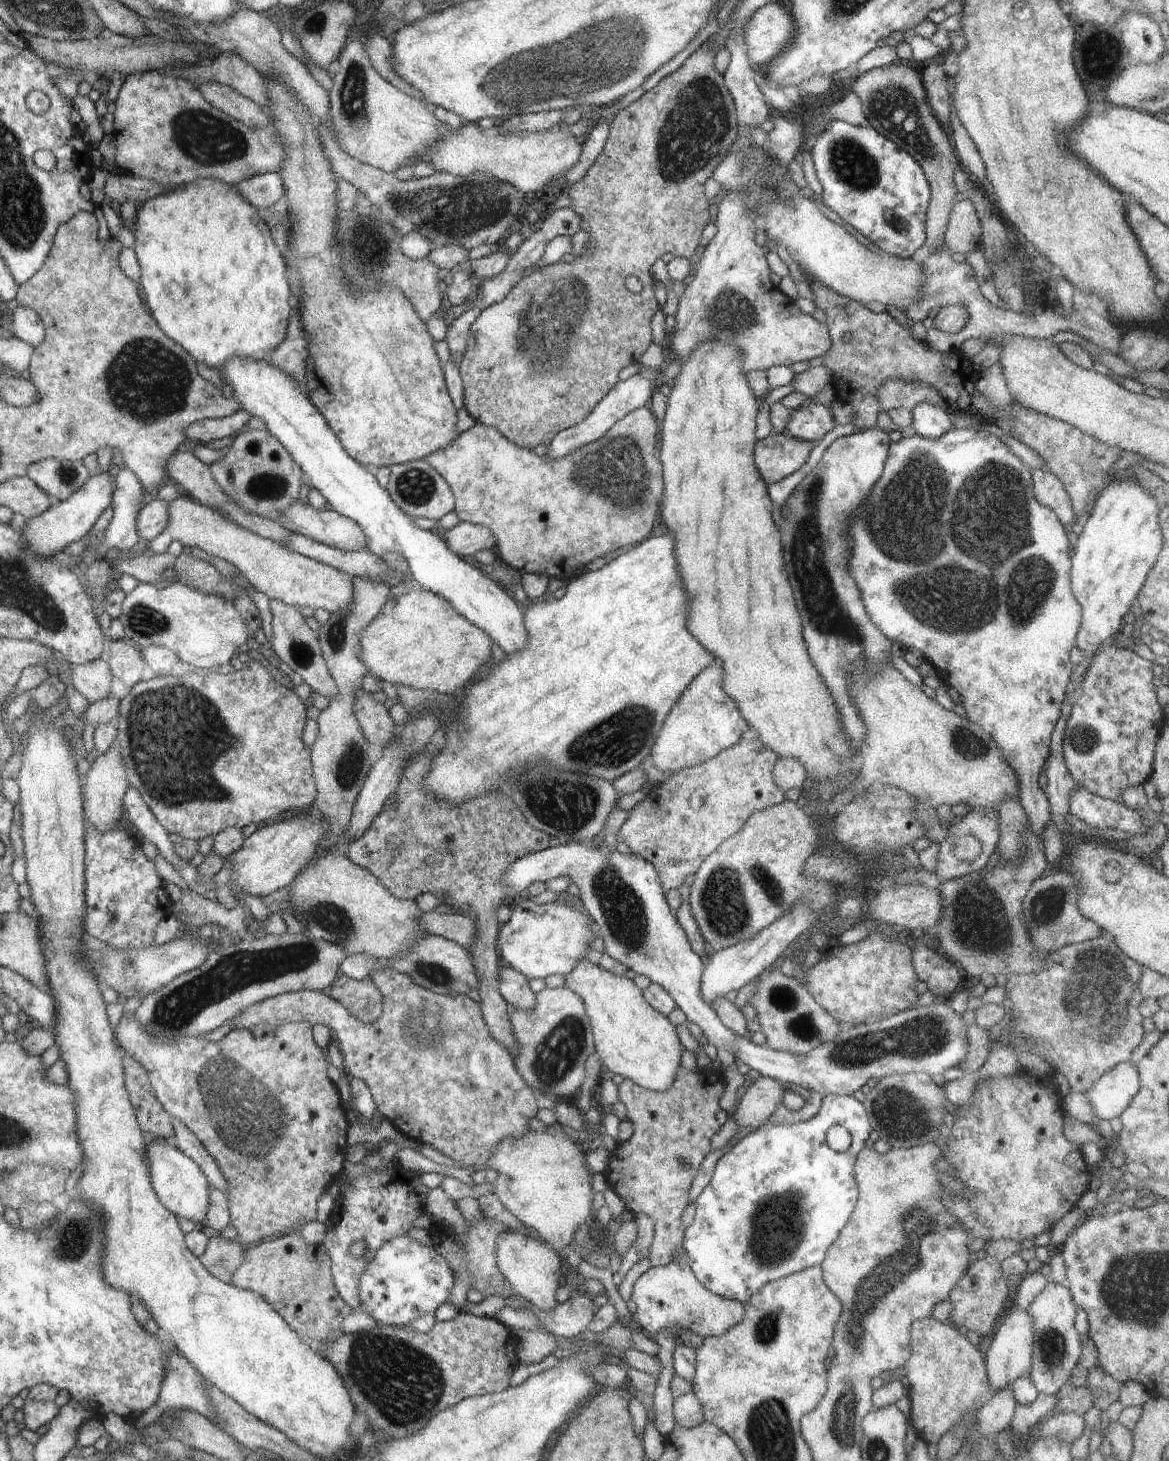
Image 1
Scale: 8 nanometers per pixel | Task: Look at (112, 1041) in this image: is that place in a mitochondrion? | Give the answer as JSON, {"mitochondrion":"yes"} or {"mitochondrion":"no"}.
{"mitochondrion":"no"}

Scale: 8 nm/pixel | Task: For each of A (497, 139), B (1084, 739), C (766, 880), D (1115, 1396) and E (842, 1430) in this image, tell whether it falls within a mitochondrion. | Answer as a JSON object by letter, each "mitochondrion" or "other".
{"A":"other","B":"mitochondrion","C":"mitochondrion","D":"other","E":"mitochondrion"}

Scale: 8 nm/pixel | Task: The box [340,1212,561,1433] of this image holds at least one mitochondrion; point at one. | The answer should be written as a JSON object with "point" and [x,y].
{"point":[405,1384]}

